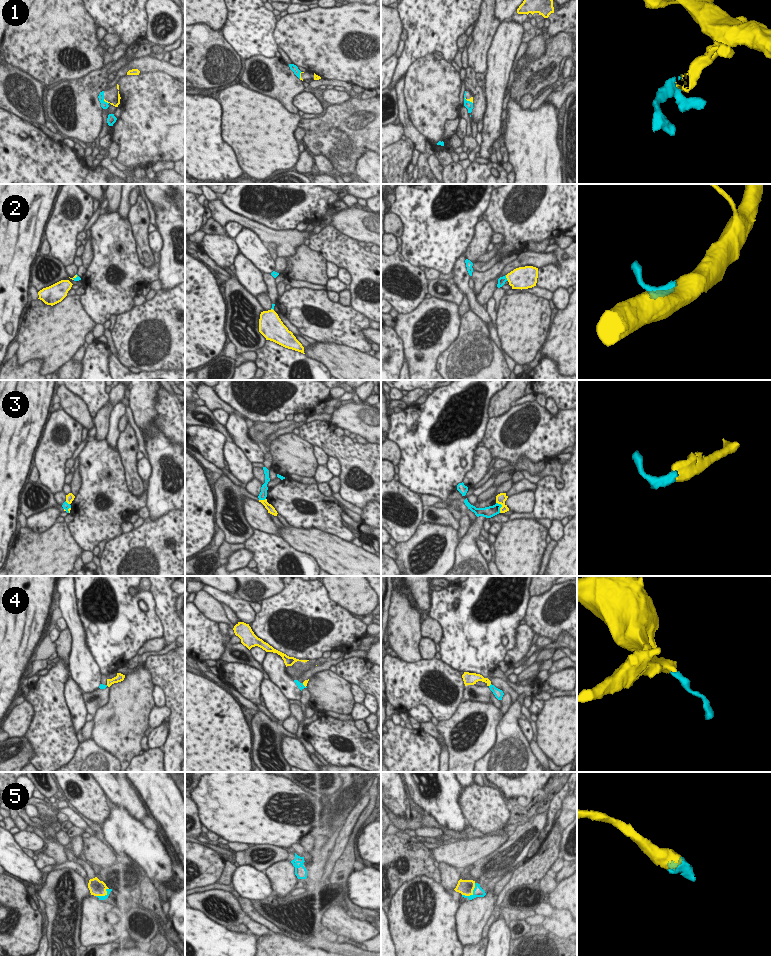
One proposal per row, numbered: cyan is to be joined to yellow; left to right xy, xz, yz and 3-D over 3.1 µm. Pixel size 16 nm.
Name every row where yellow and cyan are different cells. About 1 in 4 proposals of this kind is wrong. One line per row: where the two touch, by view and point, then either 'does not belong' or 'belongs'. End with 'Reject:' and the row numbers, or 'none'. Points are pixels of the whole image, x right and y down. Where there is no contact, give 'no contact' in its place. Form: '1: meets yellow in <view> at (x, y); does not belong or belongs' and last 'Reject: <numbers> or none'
1: meets yellow in yz at (468, 100); belongs
2: meets yellow in yz at (506, 277); belongs
3: meets yellow in yz at (502, 506); does not belong
4: meets yellow in xz at (303, 684); belongs
5: meets yellow in yz at (472, 893); belongs
Reject: 3

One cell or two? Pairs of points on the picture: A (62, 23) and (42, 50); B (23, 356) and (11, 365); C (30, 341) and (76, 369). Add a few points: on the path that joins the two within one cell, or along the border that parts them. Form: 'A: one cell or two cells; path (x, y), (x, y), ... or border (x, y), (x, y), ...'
A: one cell; path (55, 30), (51, 34), (49, 43)
B: two cells; border (15, 354), (18, 364), (30, 360), (41, 361)
C: two cells; border (72, 357), (57, 369)

